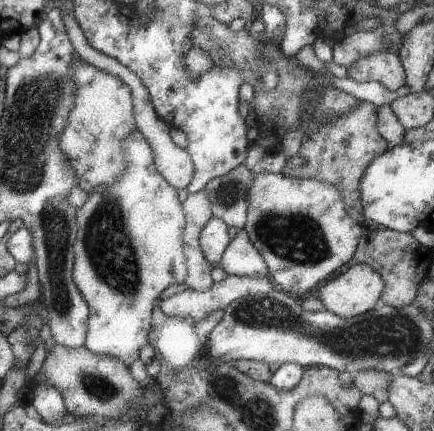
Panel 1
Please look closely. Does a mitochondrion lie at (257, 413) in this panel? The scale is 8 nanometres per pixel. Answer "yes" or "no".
yes

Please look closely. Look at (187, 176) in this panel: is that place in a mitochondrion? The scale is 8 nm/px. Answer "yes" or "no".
no

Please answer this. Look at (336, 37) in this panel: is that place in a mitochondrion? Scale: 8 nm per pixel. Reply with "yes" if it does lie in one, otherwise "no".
no

